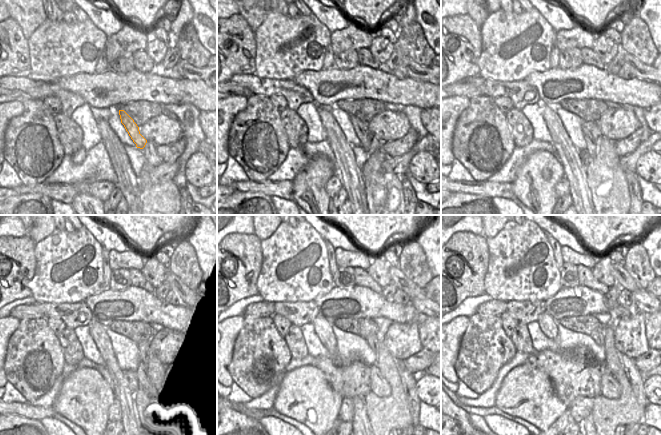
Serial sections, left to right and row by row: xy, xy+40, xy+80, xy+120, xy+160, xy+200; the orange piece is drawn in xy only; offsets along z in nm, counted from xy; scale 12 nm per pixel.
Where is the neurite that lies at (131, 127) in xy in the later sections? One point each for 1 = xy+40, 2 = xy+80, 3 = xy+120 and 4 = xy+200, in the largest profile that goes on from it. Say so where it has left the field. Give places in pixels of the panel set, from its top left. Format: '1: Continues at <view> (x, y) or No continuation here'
1: Continues at xy+40 (361, 129)
2: Continues at xy+80 (589, 138)
3: Continues at xy+120 (144, 380)
4: Continues at xy+200 (610, 388)

